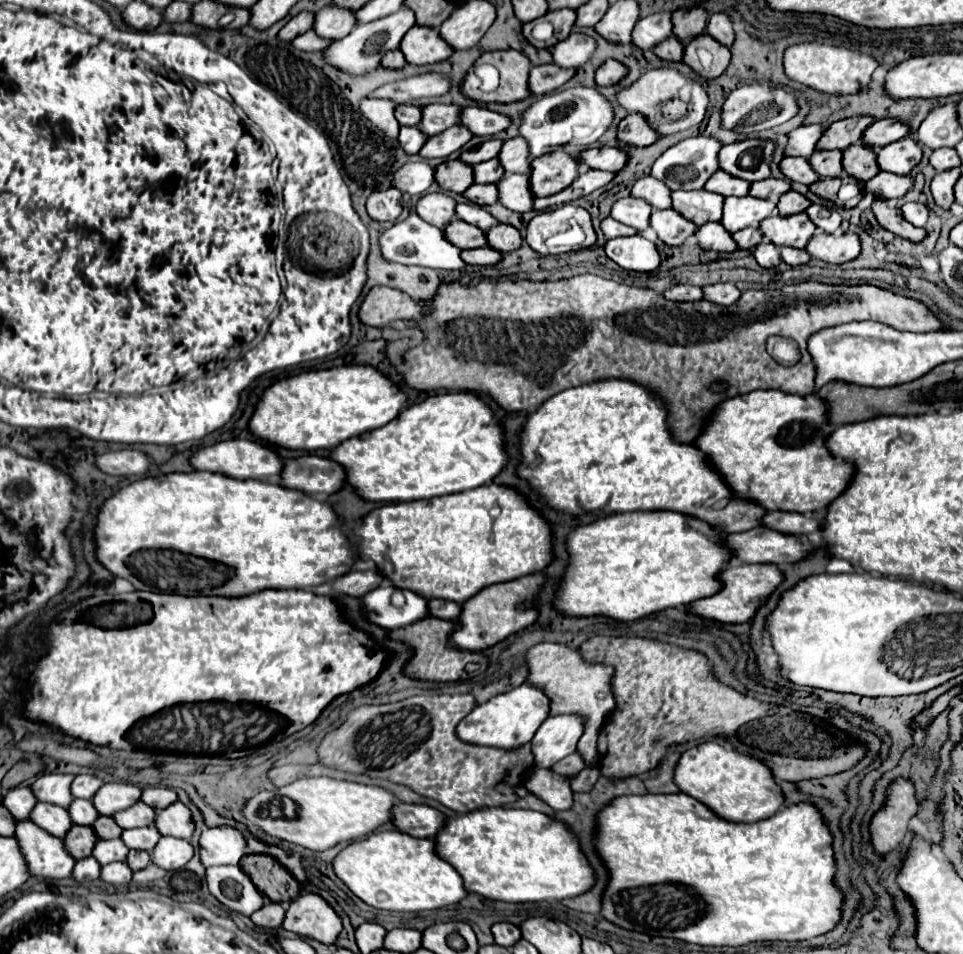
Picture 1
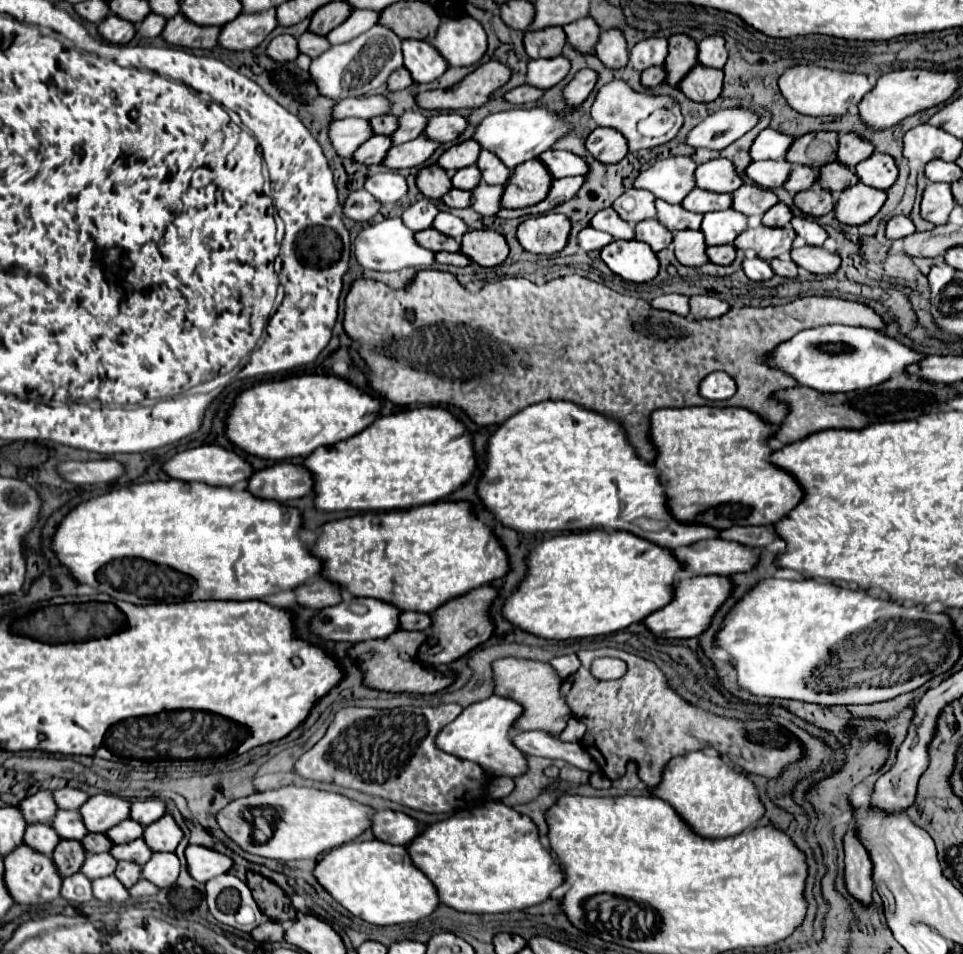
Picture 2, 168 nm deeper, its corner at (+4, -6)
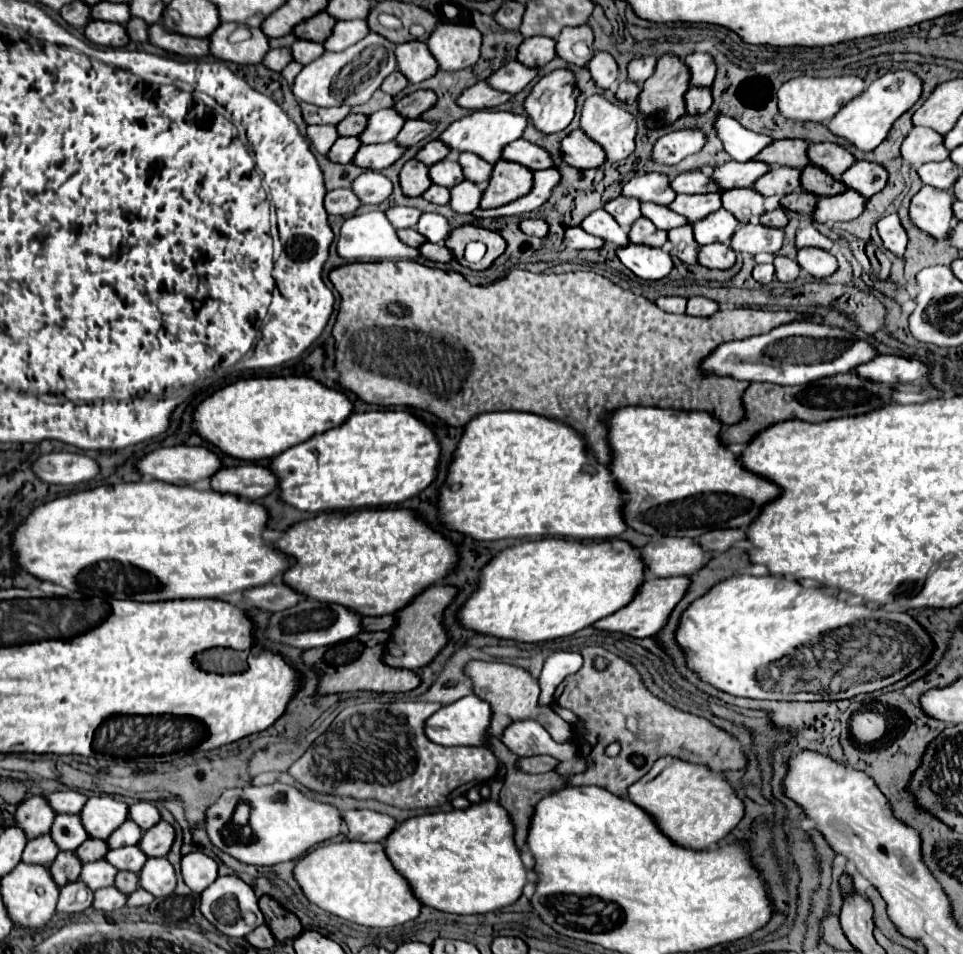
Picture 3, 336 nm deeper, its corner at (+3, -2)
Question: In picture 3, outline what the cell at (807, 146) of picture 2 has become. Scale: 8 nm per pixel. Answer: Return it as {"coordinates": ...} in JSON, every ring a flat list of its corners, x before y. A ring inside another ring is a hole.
{"coordinates":[[800,138,776,140,768,146,768,150,762,150,762,154,758,154,758,160,770,162,770,166,806,168,810,164,808,148,810,148,810,142]]}

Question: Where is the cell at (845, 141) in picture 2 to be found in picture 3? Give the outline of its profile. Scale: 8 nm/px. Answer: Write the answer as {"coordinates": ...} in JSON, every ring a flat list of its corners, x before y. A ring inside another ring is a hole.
{"coordinates":[[824,142,810,146,810,162,822,166,834,178,840,178,856,162,856,156,840,144]]}

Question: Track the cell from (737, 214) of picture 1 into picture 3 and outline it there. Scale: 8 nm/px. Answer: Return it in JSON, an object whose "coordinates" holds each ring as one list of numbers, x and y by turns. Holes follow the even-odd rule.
{"coordinates":[[724,208,716,210,714,214,708,214,708,218,702,218,692,224,694,238,700,242,700,246,714,244,714,242,728,244,736,232,736,226,738,226,736,216]]}

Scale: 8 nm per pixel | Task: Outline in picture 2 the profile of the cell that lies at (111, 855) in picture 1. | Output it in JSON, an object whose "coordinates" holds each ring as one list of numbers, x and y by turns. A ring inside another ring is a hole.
{"coordinates":[[103,852,103,854,87,854,81,872,89,880,97,880,97,878,111,876,115,872,115,868,117,868,117,860,111,854]]}

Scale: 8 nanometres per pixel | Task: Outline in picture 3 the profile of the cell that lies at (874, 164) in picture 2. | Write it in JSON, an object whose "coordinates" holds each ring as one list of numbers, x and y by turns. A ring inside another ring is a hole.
{"coordinates":[[860,160,850,166,850,170,846,170,840,178,848,188,858,190,862,196,870,198,888,184,888,170,882,164]]}

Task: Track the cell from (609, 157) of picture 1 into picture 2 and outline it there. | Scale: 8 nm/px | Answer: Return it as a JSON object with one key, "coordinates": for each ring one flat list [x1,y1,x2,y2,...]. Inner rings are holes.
{"coordinates":[[547,150,545,154,537,156,539,162,545,162,545,168,553,178,565,178,565,176,585,176,587,174,587,164,571,154,571,152,561,152,561,150]]}

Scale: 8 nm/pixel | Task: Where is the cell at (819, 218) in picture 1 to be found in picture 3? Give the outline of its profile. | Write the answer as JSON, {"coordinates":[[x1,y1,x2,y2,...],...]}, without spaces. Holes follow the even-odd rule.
{"coordinates":[[814,224,798,228,796,242,798,242,798,248,806,248,806,246,814,246,814,248,822,248,822,250,832,248,832,240,828,236,824,236,822,232,818,232,818,228]]}

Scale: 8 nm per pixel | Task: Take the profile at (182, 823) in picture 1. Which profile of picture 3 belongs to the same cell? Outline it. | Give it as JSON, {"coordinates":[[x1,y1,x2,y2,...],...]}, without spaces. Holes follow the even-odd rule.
{"coordinates":[[160,820,156,826,152,826,150,830,144,832,140,846,142,846,142,850,146,850,148,856,154,856,154,858,168,856,174,840,176,840,174,828,166,820]]}

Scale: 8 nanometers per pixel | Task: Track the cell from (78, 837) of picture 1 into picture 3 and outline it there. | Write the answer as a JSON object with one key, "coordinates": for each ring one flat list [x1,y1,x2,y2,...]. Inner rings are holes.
{"coordinates":[[64,850,56,856,56,860,50,866,52,870,52,878,58,886,64,886,72,880,78,880,80,870,82,870,82,862,78,860,78,856,74,856,72,850]]}

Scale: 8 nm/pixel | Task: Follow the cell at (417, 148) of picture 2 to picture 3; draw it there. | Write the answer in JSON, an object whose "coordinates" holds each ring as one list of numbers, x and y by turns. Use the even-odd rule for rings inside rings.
{"coordinates":[[396,142,370,144,370,146,362,146,362,150,358,150,354,164,362,166,362,168,372,168,372,170,384,170,384,168,392,166,394,162,398,162,404,152,406,152,406,146,400,146]]}

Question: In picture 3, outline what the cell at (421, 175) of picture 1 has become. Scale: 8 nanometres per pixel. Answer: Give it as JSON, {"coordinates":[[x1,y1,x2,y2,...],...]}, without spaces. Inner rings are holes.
{"coordinates":[[364,170,352,182,352,190,358,194,358,198,362,198,364,204,380,204,380,202,388,200,388,196,392,194,394,186,392,186,390,178,384,176,382,172]]}

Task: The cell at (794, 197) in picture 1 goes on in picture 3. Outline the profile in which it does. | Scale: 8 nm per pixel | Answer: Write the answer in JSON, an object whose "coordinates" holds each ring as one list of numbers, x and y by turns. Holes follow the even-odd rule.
{"coordinates":[[776,208,772,212,766,212,760,216,760,224,764,226,774,226,774,228,786,228,788,224,788,216,784,214,782,208]]}

